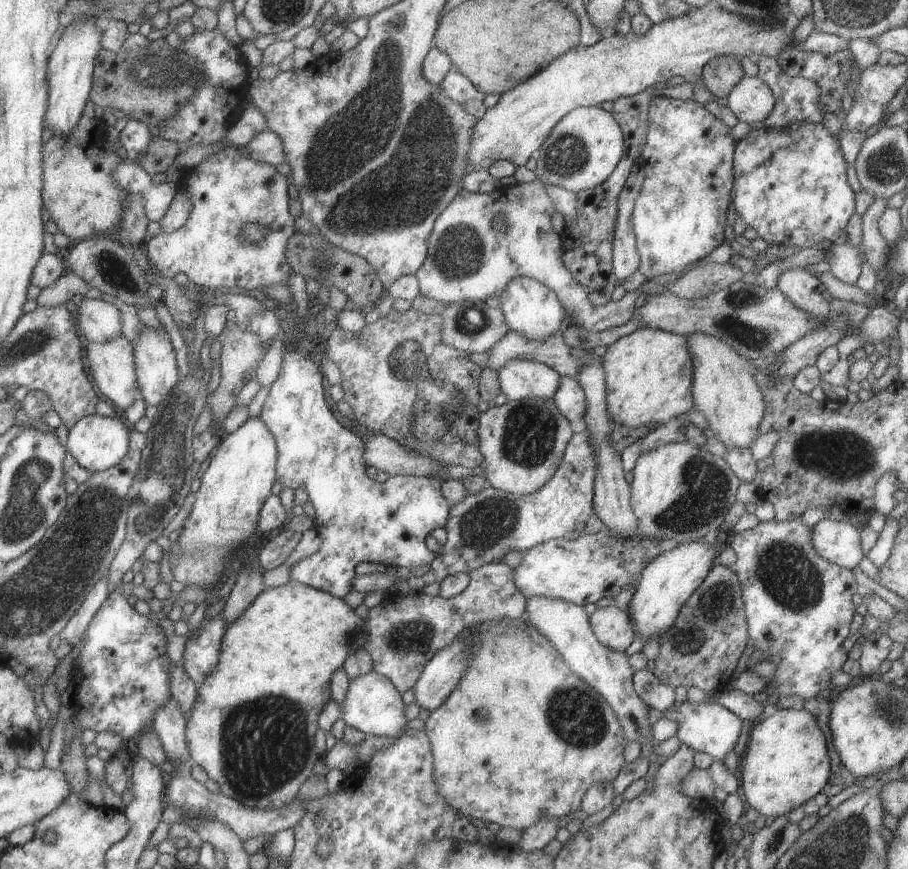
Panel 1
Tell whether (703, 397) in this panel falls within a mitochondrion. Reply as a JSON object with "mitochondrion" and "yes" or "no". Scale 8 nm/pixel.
{"mitochondrion":"no"}

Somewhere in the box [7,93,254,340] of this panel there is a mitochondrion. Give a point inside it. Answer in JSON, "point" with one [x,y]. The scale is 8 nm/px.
{"point":[110,268]}

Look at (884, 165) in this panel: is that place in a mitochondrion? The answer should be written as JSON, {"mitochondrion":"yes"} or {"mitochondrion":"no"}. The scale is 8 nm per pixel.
{"mitochondrion":"yes"}

